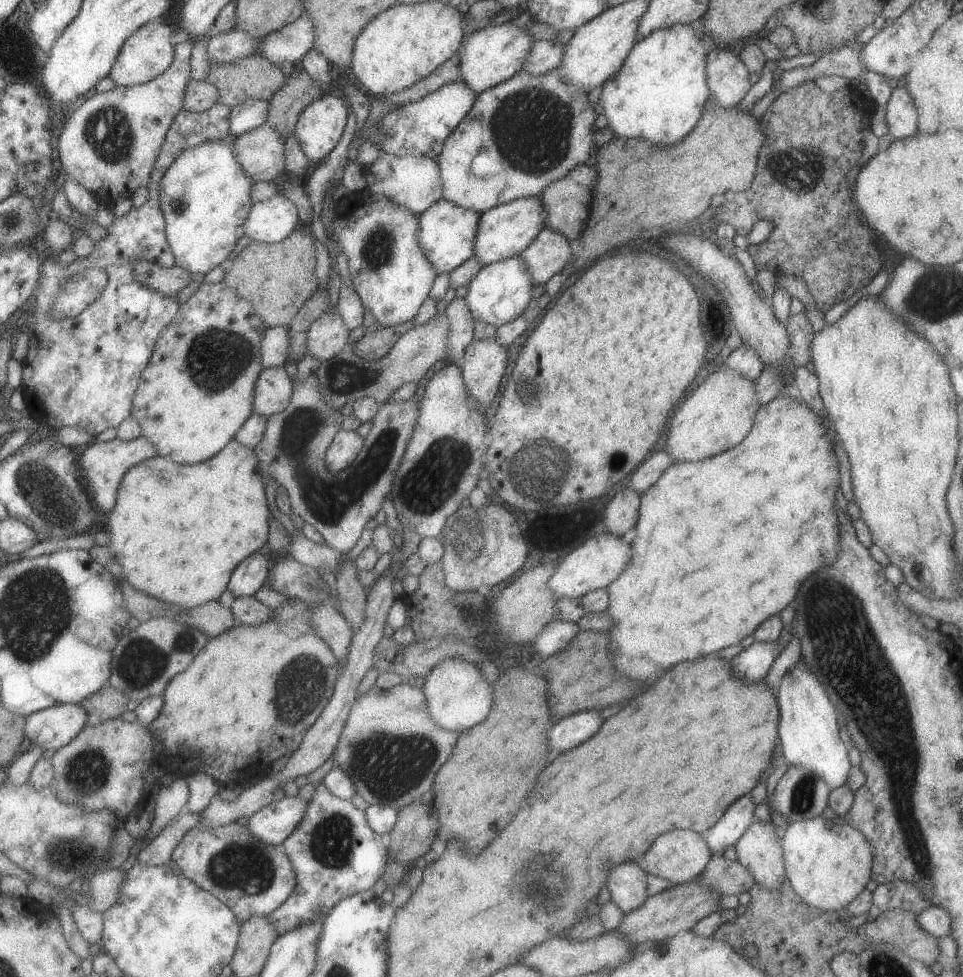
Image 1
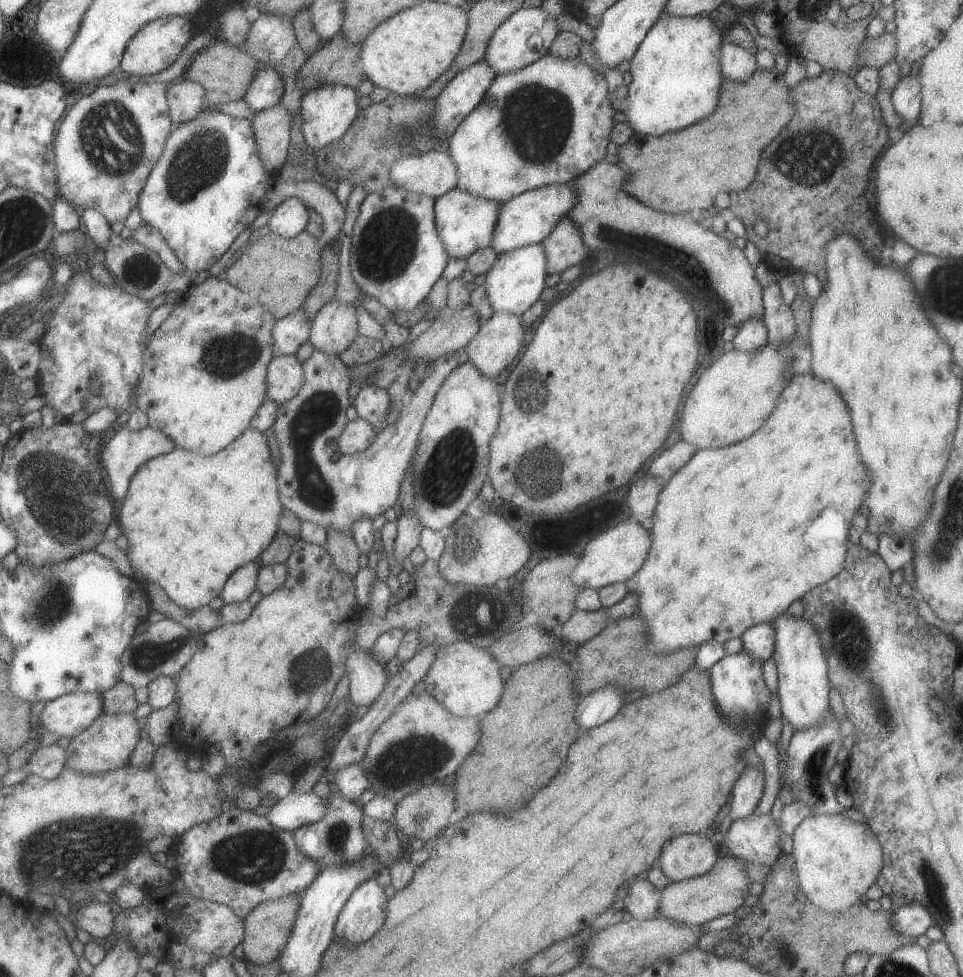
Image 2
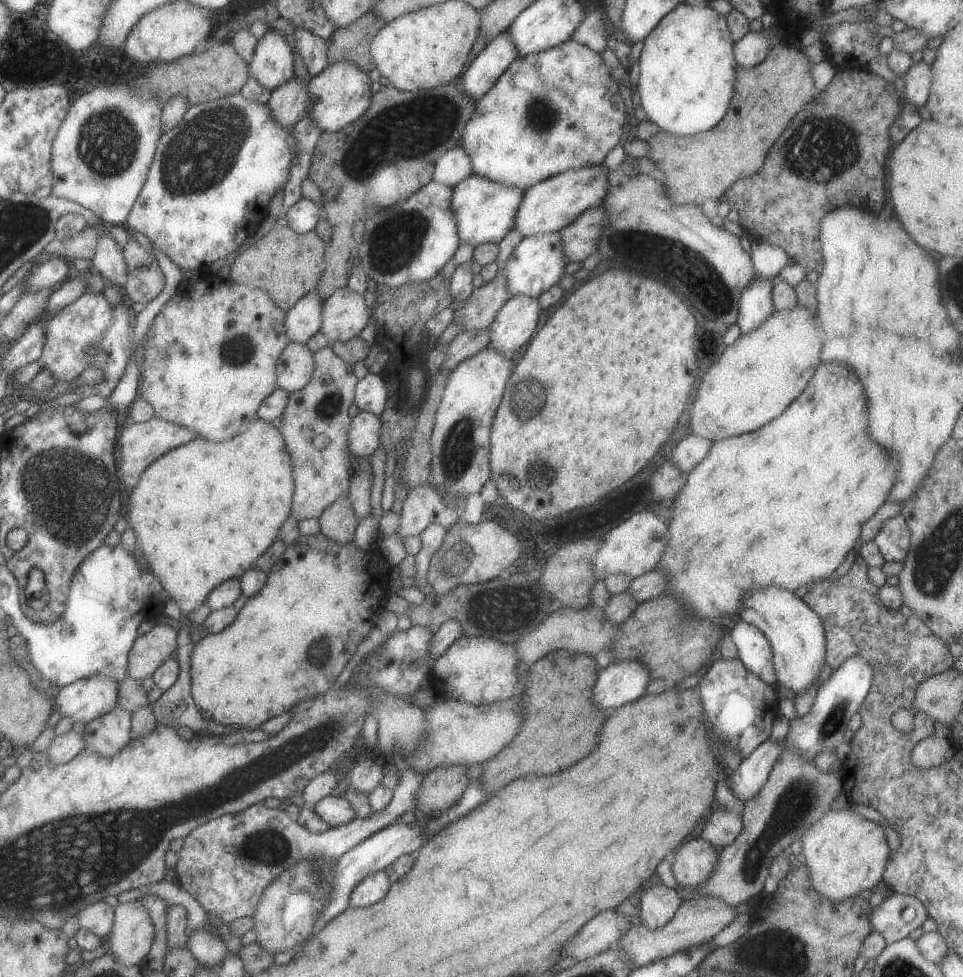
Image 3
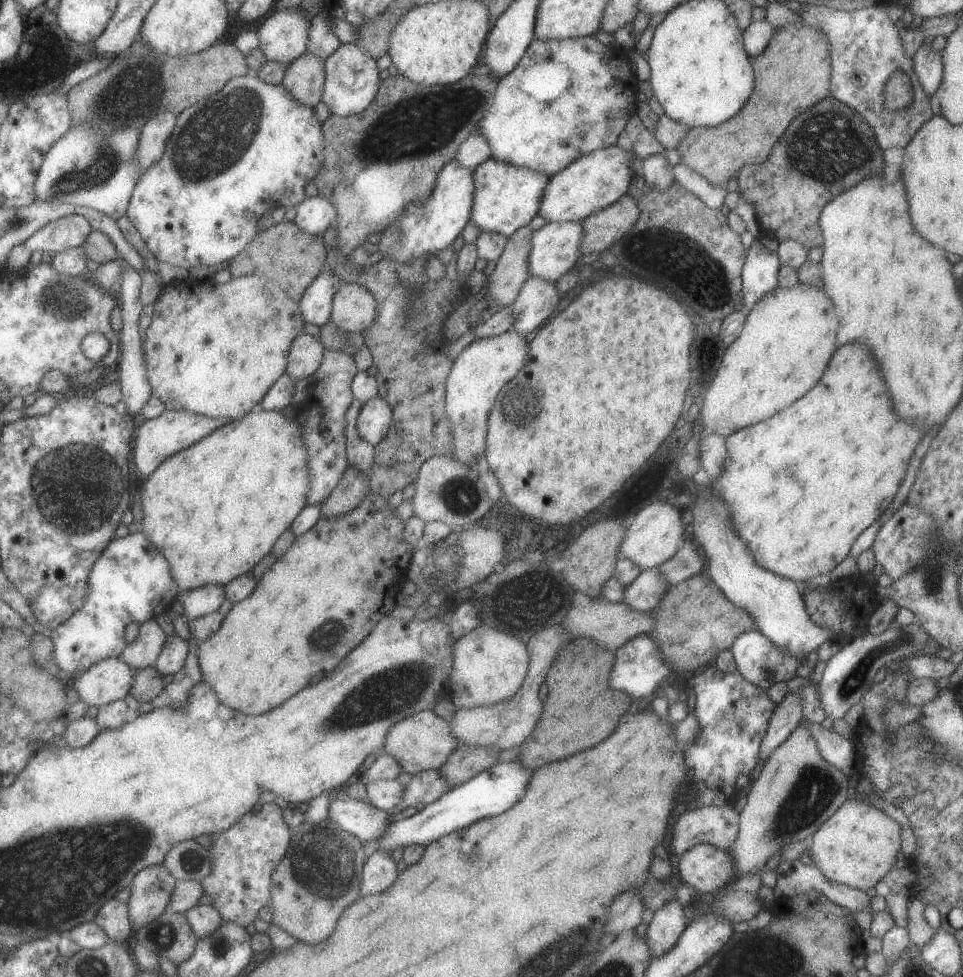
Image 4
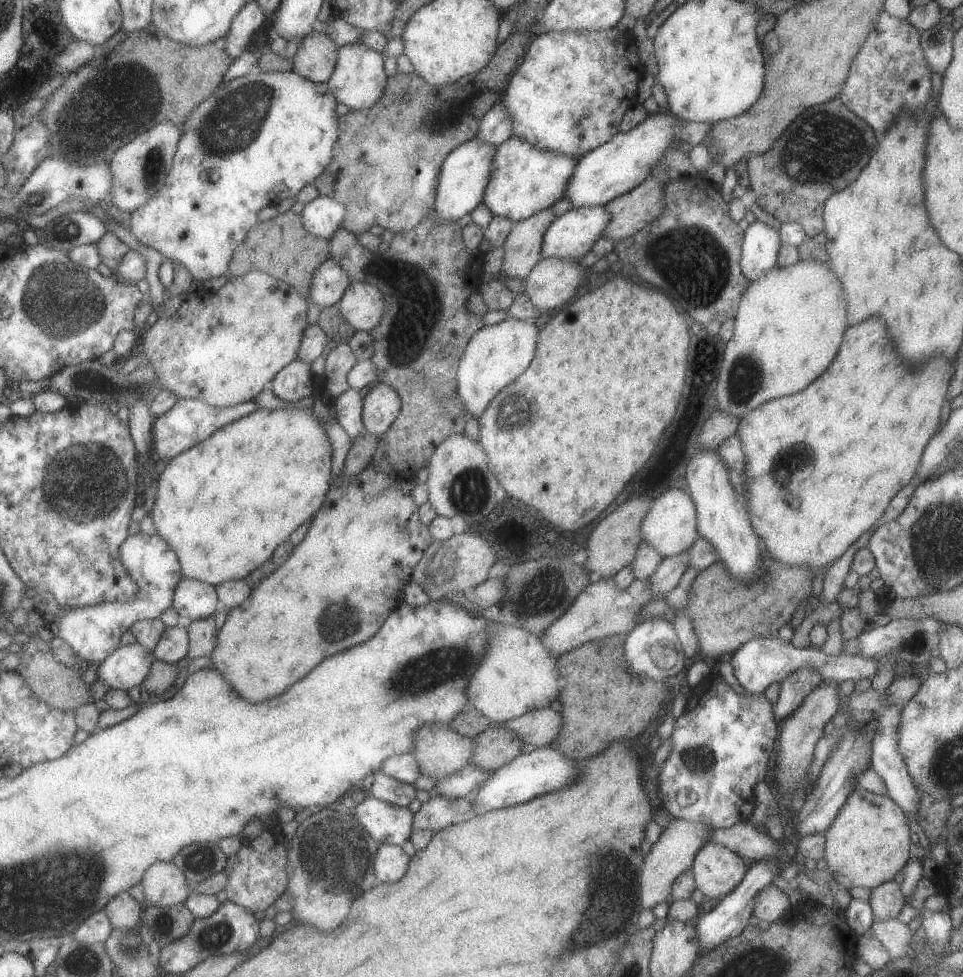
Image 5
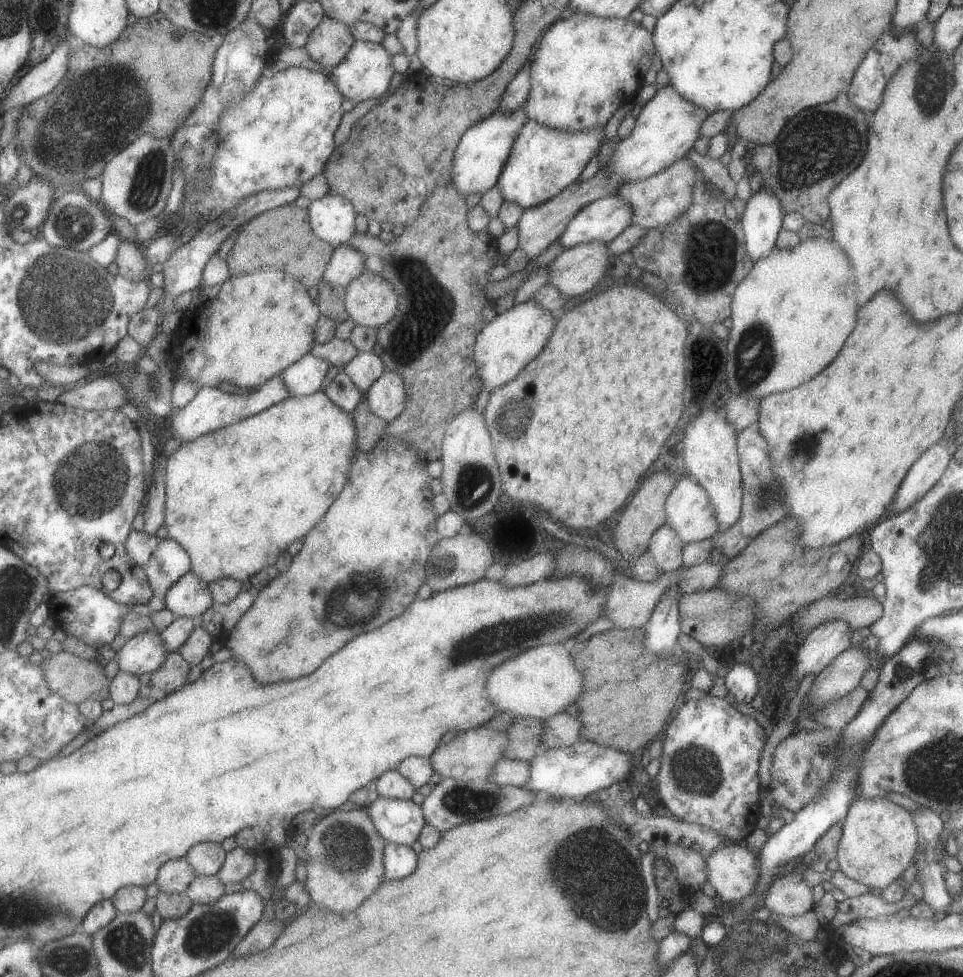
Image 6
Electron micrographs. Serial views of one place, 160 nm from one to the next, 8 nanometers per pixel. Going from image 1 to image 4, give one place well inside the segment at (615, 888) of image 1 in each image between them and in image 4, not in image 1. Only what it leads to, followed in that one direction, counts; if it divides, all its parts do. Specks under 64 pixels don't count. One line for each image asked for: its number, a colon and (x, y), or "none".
2: (641, 899)
3: (657, 904)
4: (668, 922)

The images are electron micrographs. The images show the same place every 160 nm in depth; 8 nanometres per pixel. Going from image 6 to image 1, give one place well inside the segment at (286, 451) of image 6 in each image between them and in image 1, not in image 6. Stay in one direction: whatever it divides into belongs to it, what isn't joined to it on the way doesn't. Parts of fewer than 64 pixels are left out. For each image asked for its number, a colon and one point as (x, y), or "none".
1: (179, 529)
2: (192, 520)
3: (204, 512)
4: (215, 509)
5: (237, 495)

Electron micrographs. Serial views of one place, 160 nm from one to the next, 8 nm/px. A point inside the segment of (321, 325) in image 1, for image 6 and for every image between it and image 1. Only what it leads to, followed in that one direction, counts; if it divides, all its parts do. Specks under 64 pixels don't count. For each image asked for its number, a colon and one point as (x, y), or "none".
2: (333, 328)
3: (344, 314)
4: (353, 308)
5: (361, 304)
6: (369, 301)

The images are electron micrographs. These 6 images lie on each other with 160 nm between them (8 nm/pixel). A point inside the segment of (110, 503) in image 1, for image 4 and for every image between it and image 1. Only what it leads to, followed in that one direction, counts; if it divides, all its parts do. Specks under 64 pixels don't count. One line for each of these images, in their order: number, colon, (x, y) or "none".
2: (128, 450)
3: (141, 444)
4: (156, 439)

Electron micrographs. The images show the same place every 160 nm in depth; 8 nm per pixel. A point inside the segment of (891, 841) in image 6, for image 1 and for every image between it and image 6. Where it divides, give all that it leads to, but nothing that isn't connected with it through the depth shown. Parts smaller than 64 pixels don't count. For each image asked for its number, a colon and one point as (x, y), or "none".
1: (827, 864)
2: (836, 859)
3: (845, 854)
4: (856, 846)
5: (868, 841)

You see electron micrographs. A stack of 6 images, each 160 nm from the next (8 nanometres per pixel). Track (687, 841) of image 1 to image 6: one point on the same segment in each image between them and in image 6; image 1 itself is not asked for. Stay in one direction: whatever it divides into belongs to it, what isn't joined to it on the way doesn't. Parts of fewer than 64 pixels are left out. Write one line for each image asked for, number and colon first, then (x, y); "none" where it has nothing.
2: (690, 855)
3: (691, 863)
4: (704, 867)
5: (716, 870)
6: (732, 868)

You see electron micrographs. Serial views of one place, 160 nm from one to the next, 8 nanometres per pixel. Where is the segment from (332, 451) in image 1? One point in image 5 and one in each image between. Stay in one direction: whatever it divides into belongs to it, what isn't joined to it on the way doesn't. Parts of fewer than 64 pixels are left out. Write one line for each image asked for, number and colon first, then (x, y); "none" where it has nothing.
2: (357, 435)
3: (363, 433)
4: (374, 419)
5: (380, 406)

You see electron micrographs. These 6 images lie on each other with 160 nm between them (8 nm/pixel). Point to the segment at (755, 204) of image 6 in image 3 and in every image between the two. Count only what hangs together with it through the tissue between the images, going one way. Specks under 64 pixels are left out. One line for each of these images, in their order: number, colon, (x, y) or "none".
3: (755, 306)
4: (758, 272)
5: (760, 243)

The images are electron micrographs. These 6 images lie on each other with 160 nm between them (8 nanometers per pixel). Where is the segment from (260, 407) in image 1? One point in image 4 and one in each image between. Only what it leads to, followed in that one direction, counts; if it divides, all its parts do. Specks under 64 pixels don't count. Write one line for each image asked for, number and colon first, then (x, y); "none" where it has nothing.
2: (284, 374)
3: (293, 370)
4: (305, 352)

